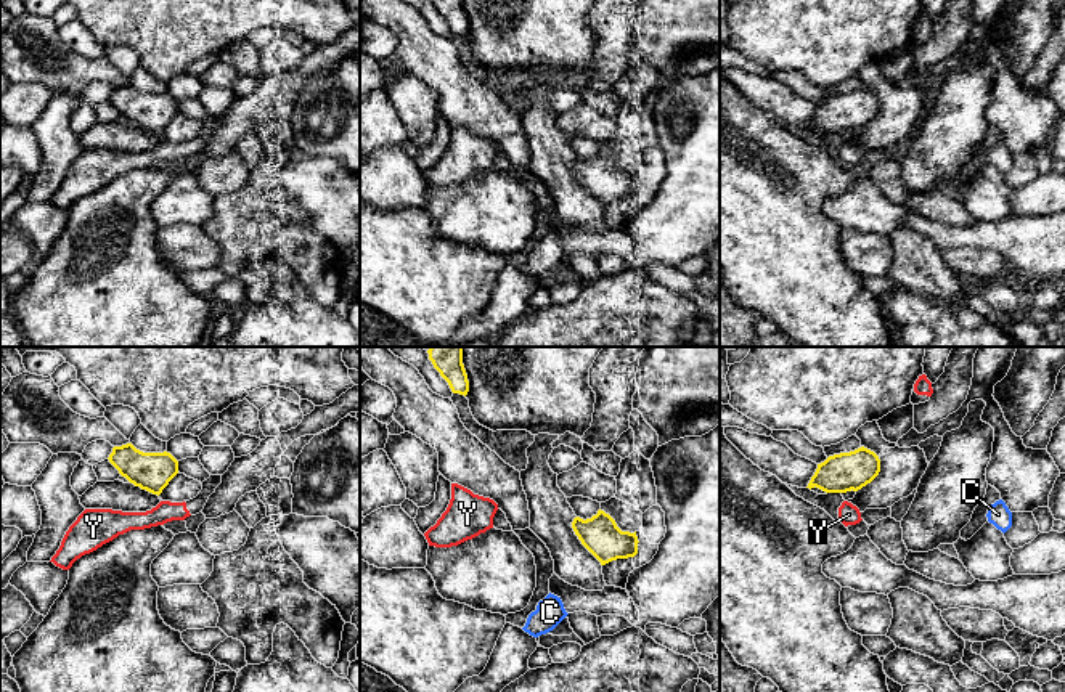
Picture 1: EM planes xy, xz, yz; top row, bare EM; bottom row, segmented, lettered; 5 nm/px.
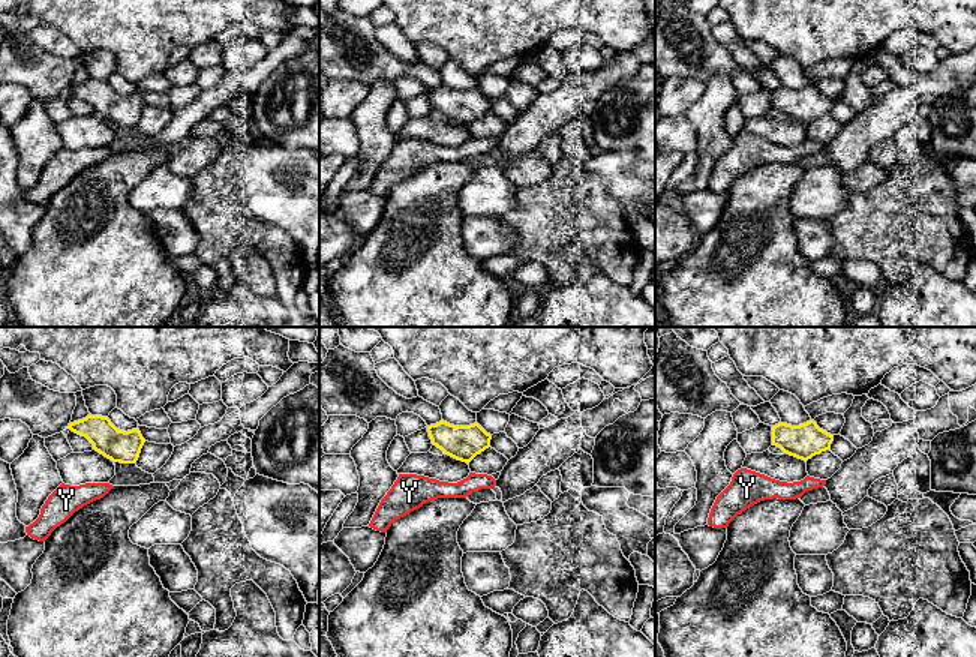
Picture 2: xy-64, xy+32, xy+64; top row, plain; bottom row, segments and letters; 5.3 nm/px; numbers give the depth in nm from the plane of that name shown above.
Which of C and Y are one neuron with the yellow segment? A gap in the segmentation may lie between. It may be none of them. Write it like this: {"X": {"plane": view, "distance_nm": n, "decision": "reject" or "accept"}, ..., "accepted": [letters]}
{"C": {"plane": "xz", "distance_nm": 260, "decision": "reject"}, "Y": {"plane": "xy", "distance_nm": 40, "decision": "reject"}, "accepted": []}

